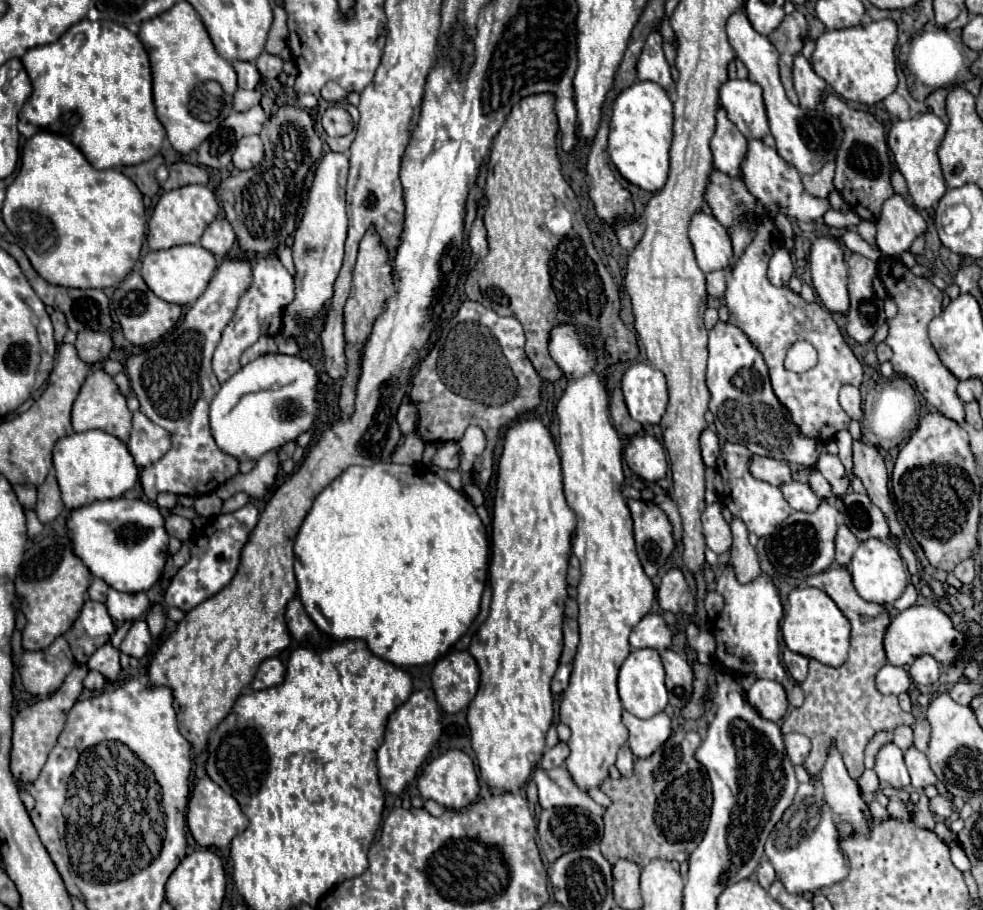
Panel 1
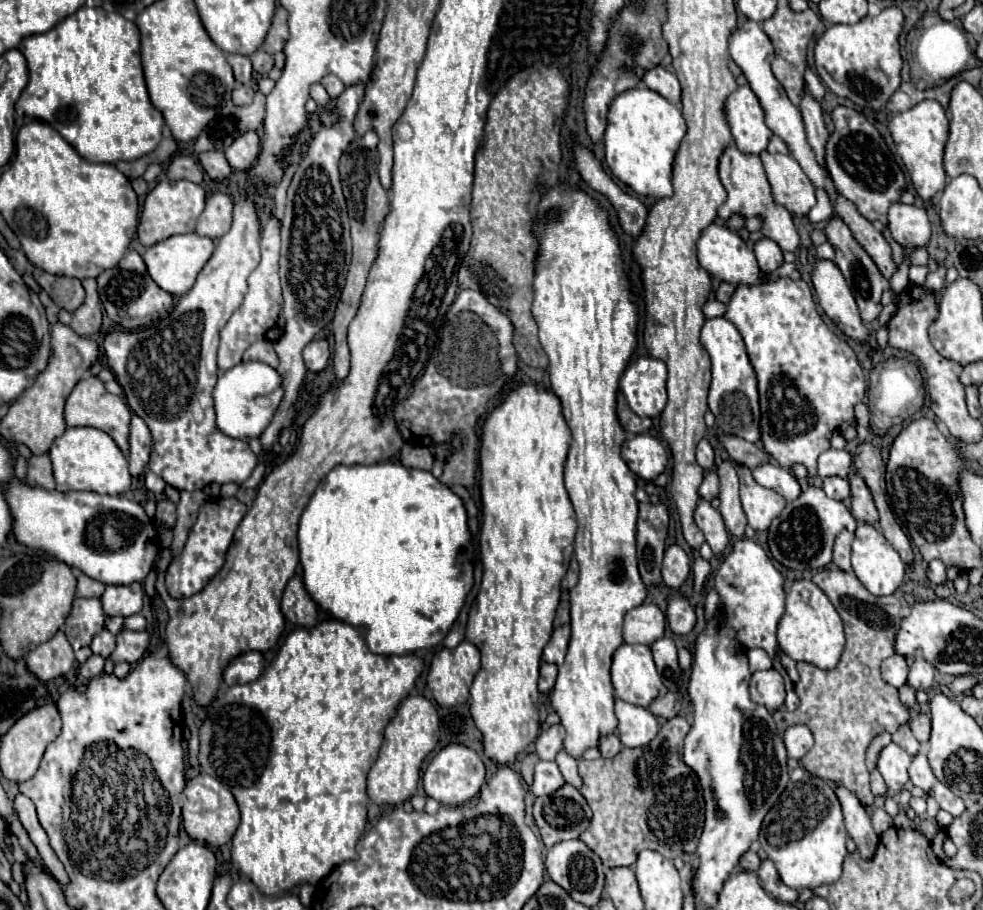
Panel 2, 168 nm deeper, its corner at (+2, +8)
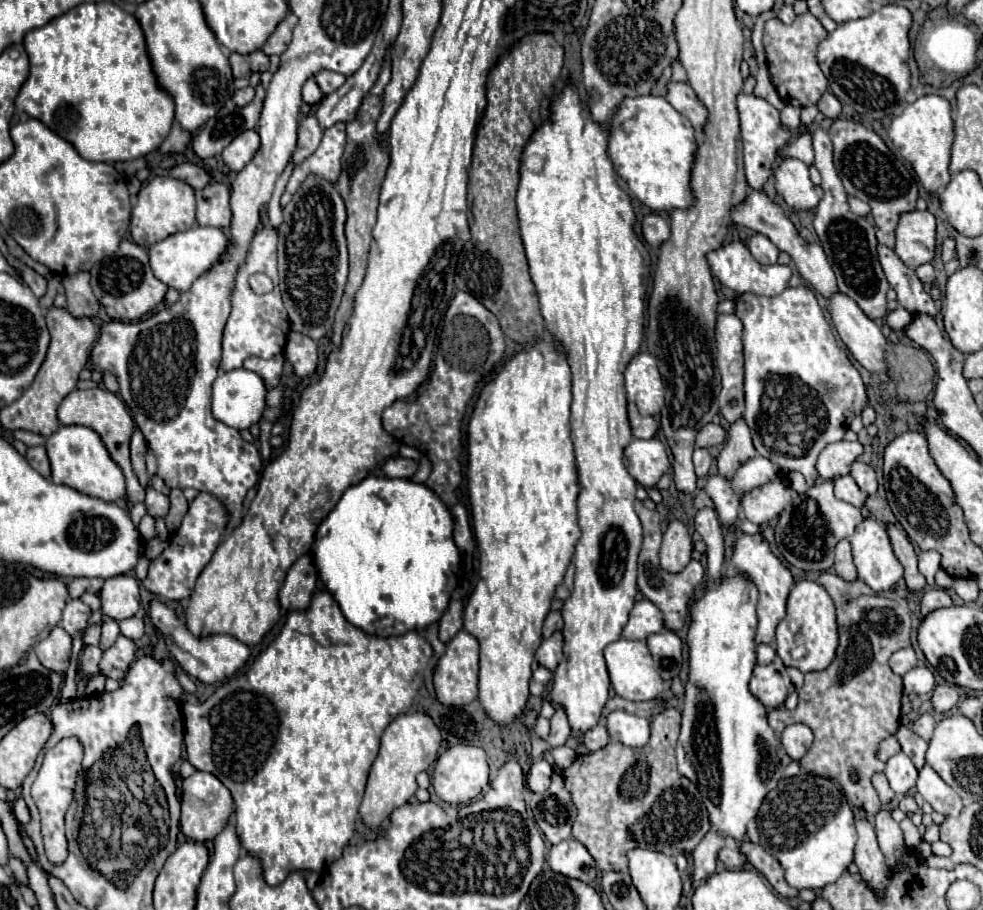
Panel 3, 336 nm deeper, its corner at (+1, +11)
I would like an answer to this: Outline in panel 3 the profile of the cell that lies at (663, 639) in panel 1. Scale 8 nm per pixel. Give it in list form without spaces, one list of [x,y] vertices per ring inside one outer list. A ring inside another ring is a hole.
[[[639,600],[635,602],[629,622],[623,628],[623,638],[627,640],[645,640],[649,634],[661,632],[663,630],[663,614],[661,610],[649,602],[649,600]]]

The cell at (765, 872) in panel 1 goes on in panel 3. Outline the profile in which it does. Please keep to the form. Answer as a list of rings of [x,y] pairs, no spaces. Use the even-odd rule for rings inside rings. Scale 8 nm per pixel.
[[[727,846],[719,850],[717,858],[719,858],[727,868],[741,868],[741,866],[747,862],[745,856],[743,856],[737,848],[727,848]]]

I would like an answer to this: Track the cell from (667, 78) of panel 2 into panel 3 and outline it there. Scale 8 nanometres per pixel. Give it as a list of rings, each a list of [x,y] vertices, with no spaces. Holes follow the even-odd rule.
[[[669,82],[667,84],[667,100],[679,114],[683,114],[693,124],[693,128],[697,130],[697,136],[701,138],[709,114],[707,114],[707,108],[695,96],[693,88],[683,82],[677,82],[677,84]]]

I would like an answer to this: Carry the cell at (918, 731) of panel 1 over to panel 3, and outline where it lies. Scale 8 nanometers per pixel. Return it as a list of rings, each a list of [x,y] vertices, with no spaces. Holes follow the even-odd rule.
[[[921,714],[915,722],[913,722],[913,732],[919,734],[923,740],[931,740],[933,736],[933,730],[935,730],[935,718],[931,714]]]

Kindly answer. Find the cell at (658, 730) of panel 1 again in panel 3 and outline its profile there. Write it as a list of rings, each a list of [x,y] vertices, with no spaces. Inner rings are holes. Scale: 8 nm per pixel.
[[[615,710],[607,716],[607,732],[611,742],[621,742],[625,746],[639,748],[647,744],[651,728],[647,718],[641,718],[623,710]]]

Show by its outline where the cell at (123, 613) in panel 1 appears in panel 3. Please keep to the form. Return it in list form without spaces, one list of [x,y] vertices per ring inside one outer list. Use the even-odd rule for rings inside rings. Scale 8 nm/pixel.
[[[121,574],[109,578],[99,594],[103,614],[117,622],[131,618],[139,610],[139,596],[139,582],[135,576]]]

